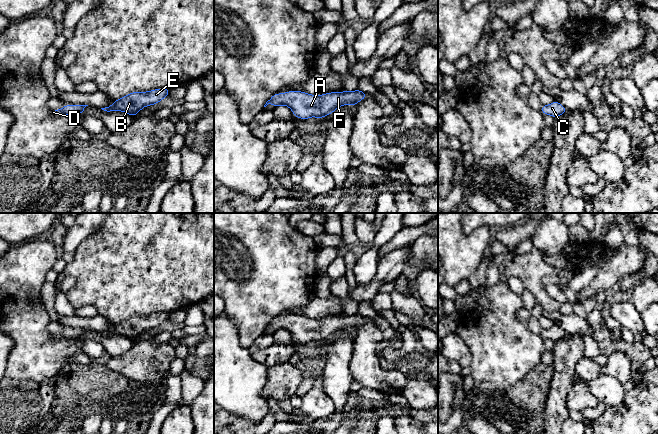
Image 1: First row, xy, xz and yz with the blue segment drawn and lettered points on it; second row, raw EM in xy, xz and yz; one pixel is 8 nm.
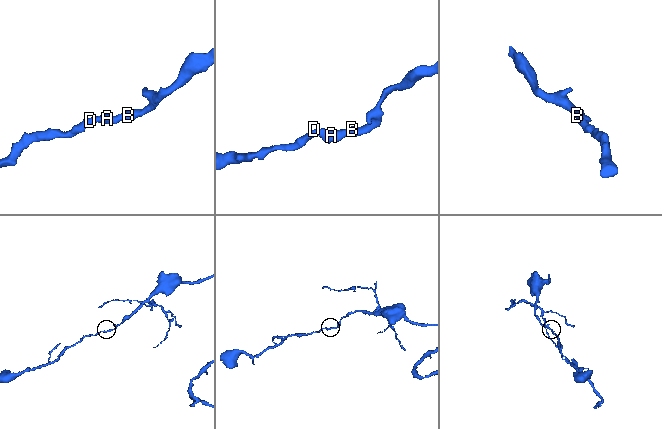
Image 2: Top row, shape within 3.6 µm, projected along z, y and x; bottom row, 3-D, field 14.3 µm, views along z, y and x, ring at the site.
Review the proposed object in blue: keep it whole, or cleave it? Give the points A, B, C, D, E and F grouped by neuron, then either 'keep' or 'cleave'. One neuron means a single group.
groups A B C D E F; keep

